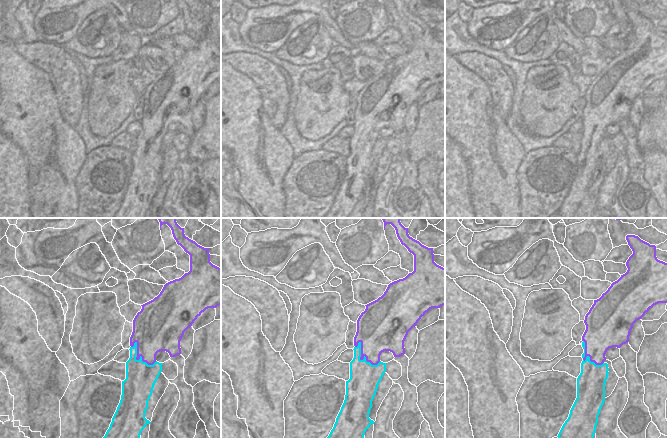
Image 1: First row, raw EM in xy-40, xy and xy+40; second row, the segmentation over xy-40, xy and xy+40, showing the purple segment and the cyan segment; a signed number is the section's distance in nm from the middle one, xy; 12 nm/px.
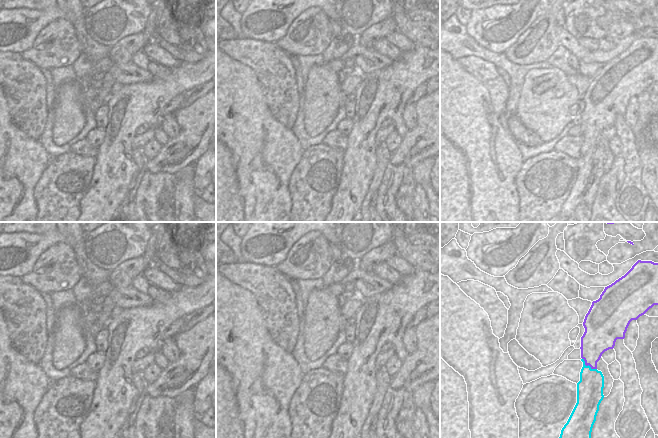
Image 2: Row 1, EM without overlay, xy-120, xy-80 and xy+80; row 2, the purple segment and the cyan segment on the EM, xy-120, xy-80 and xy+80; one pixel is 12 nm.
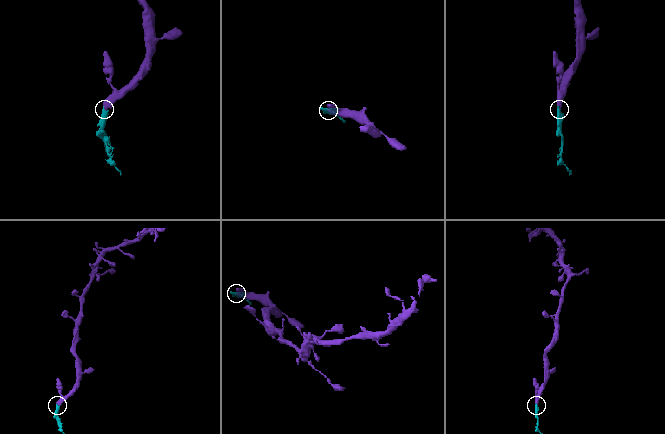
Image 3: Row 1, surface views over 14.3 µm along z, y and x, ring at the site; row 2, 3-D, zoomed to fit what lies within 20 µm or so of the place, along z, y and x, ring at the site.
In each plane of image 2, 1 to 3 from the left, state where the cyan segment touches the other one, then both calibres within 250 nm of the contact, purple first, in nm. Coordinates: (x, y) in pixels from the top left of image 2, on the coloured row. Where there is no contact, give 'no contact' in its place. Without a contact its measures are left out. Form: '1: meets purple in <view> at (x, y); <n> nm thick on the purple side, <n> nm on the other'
1: no contact
2: no contact
3: meets purple in xy+80 at (588, 364); 320 nm thick on the purple side, 300 nm on the other

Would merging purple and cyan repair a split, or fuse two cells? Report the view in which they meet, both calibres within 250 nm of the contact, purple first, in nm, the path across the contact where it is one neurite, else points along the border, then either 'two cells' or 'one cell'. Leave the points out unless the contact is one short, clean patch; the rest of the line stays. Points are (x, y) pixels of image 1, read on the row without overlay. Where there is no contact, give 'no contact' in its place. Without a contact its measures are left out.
xy-40 | 320/360 nm | along xy-40 (133, 119), (137, 135), (148, 140), (156, 137) | two cells

